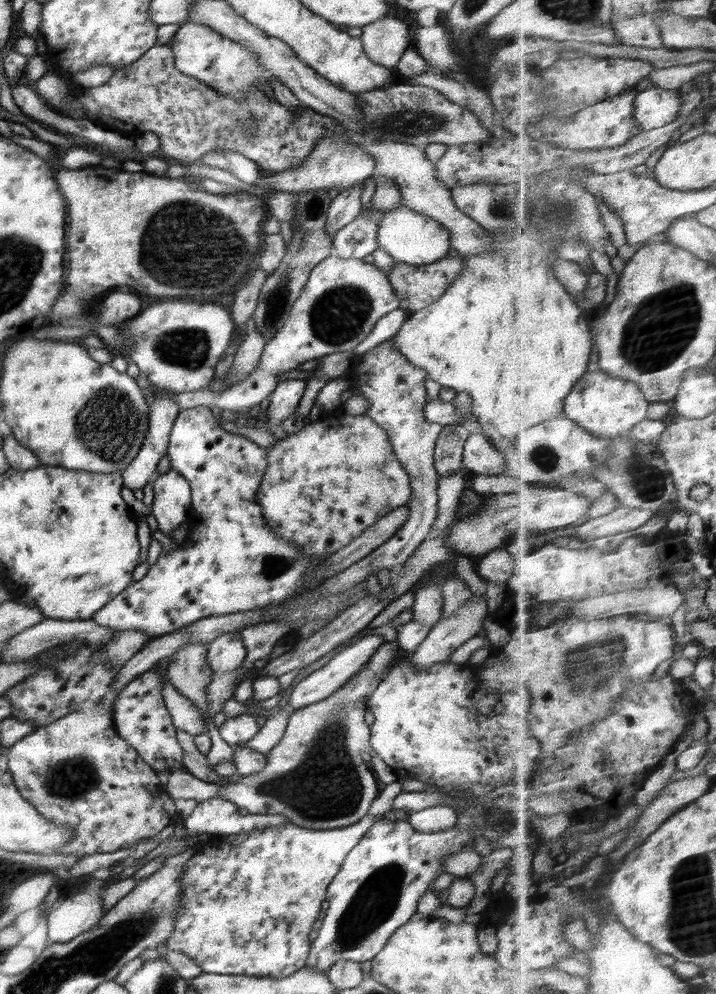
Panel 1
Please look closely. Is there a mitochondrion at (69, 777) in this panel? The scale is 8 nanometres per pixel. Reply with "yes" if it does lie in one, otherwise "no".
yes

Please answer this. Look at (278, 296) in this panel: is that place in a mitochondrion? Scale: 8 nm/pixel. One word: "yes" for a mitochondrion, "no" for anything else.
yes

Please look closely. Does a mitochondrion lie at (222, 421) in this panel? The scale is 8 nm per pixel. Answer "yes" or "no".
no

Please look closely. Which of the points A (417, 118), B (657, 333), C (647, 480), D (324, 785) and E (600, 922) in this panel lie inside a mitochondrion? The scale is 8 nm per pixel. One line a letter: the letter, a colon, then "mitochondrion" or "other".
A: mitochondrion
B: mitochondrion
C: mitochondrion
D: mitochondrion
E: other

